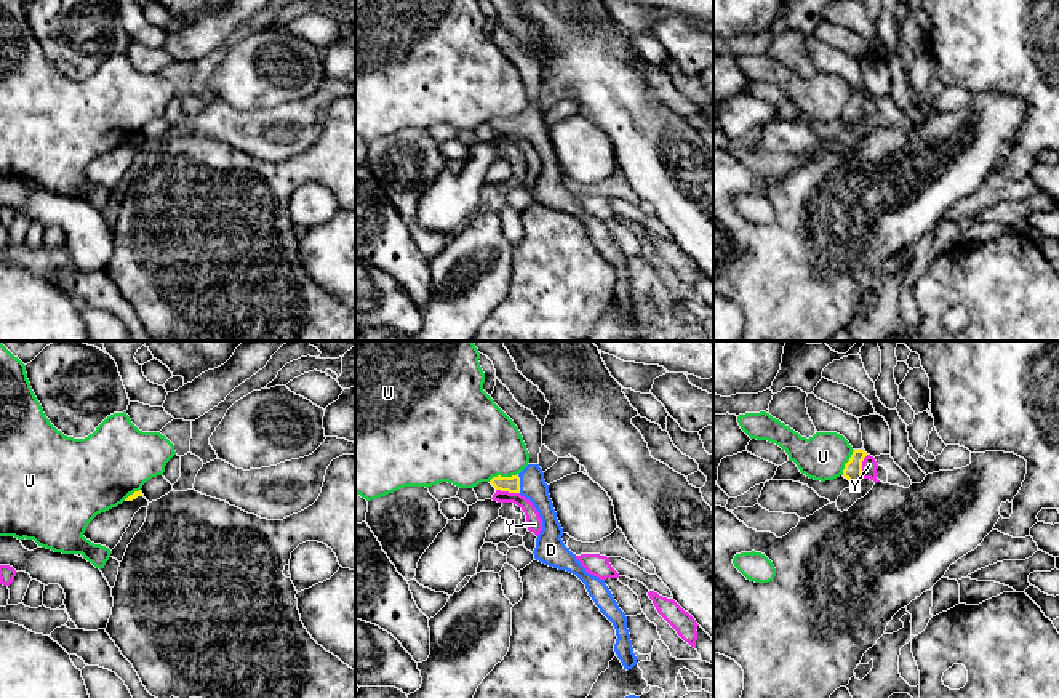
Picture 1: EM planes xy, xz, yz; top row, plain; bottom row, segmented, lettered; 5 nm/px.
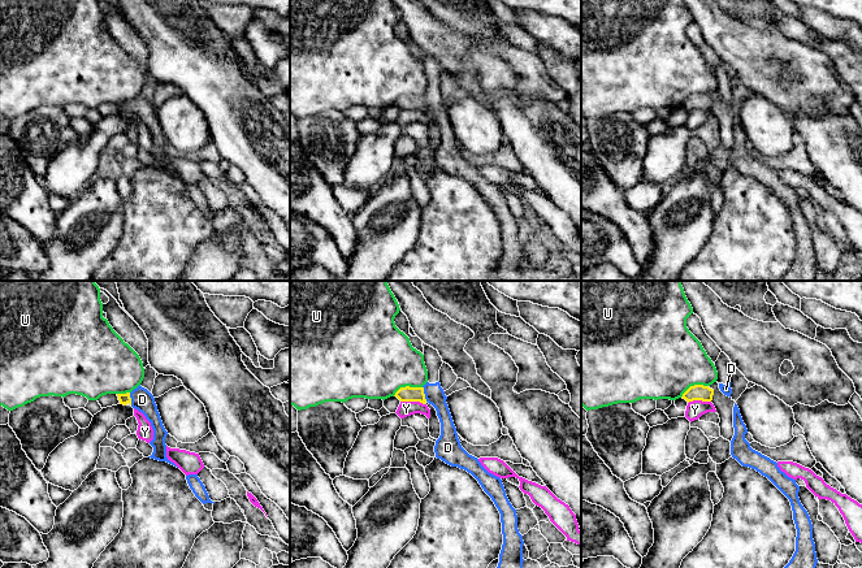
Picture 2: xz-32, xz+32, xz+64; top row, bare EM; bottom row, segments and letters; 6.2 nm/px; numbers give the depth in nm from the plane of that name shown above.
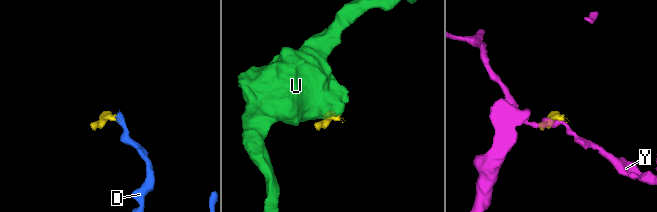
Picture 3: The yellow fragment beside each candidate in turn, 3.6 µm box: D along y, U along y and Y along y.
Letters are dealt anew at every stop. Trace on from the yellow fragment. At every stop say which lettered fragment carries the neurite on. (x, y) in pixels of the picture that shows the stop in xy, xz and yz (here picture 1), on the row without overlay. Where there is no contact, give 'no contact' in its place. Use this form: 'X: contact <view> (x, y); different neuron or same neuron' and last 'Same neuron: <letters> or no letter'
D: contact xz (519, 125); same neuron
U: contact xz (503, 119); different neuron
Y: contact xz (507, 132); different neuron
Same neuron: D

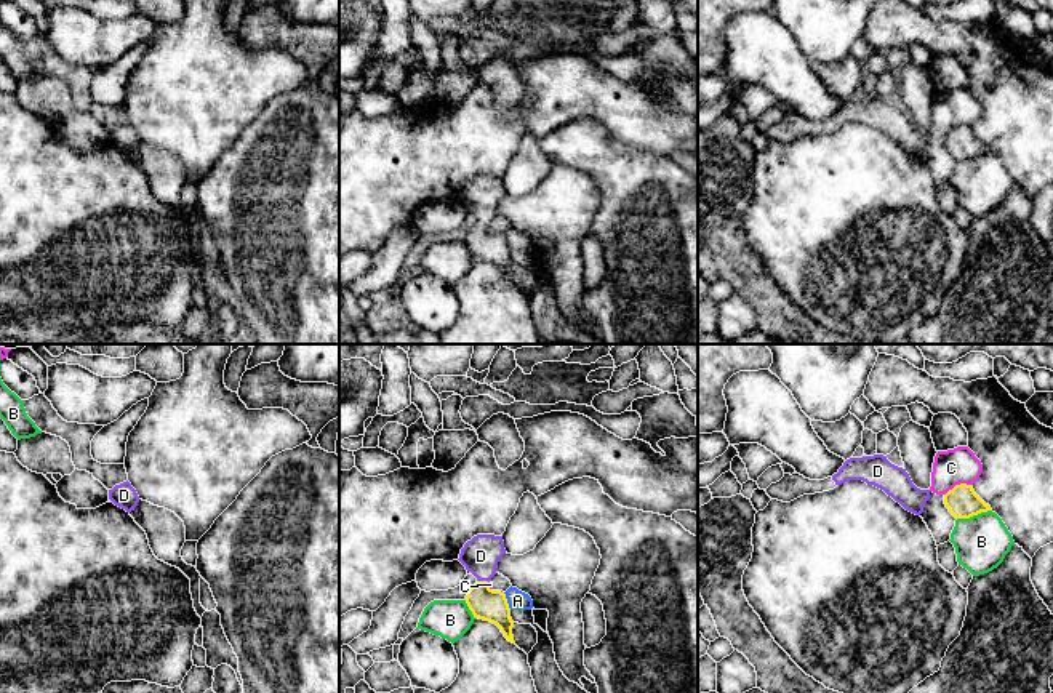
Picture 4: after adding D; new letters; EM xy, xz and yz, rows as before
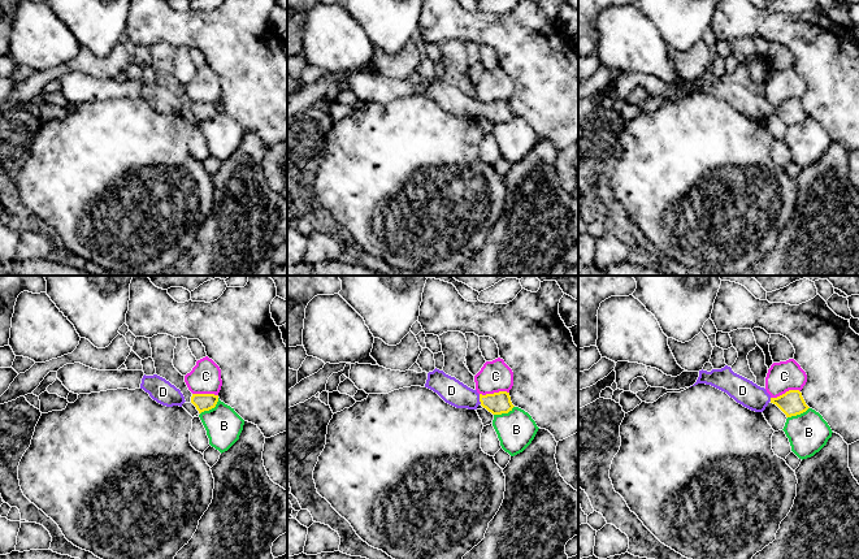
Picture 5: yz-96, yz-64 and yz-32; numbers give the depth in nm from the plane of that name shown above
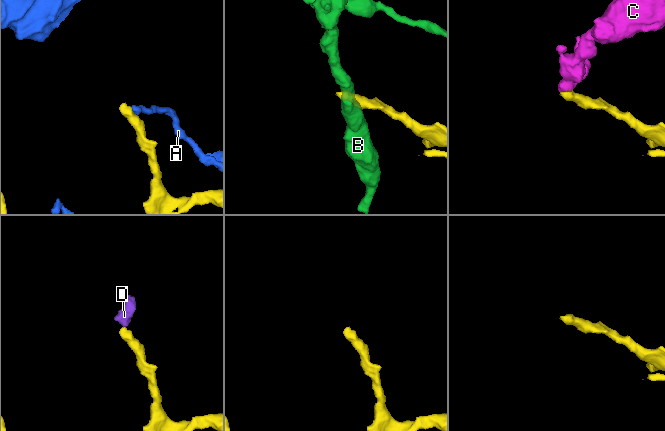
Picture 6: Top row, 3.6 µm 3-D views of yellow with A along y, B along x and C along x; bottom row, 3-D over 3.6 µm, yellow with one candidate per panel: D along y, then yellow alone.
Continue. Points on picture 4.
A: contact xz (506, 242); different neuron
B: contact yz (973, 156); different neuron
C: contact yz (957, 127); different neuron
D: contact xz (484, 223); same neuron
Same neuron: D

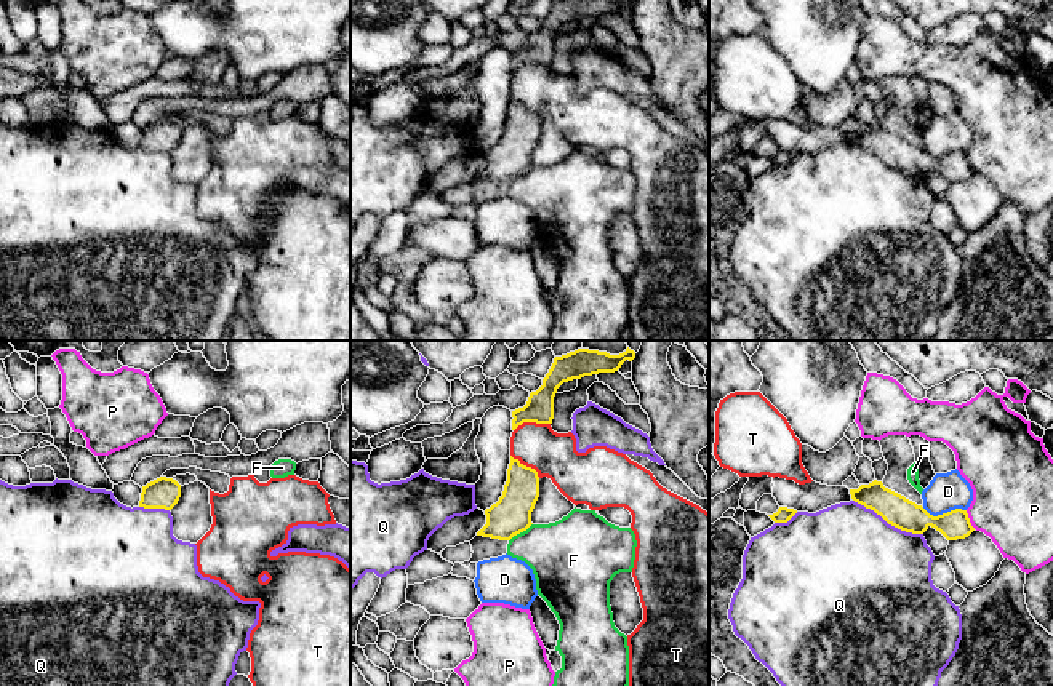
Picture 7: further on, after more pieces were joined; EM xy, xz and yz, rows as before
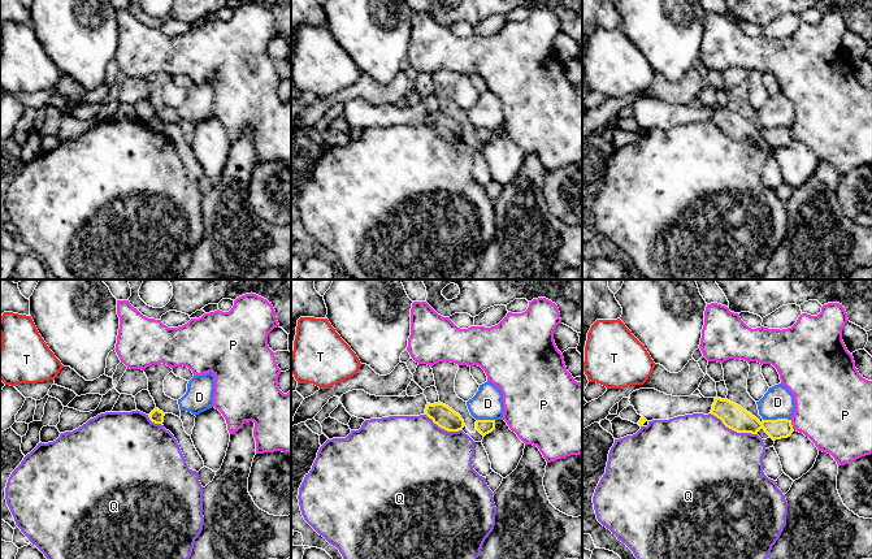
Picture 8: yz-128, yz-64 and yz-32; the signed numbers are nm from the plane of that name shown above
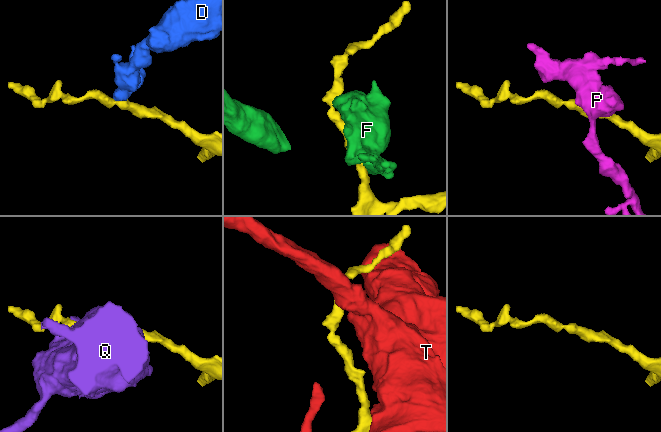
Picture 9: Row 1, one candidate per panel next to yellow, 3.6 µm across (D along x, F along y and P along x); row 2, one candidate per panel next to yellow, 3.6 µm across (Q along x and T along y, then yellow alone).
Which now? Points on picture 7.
D: contact yz (944, 155); different neuron
F: contact xz (520, 173); different neuron
P: contact yz (968, 162); different neuron
Q: contact yz (888, 165); different neuron
T: contact xz (532, 63); different neuron
Same neuron: no letter

